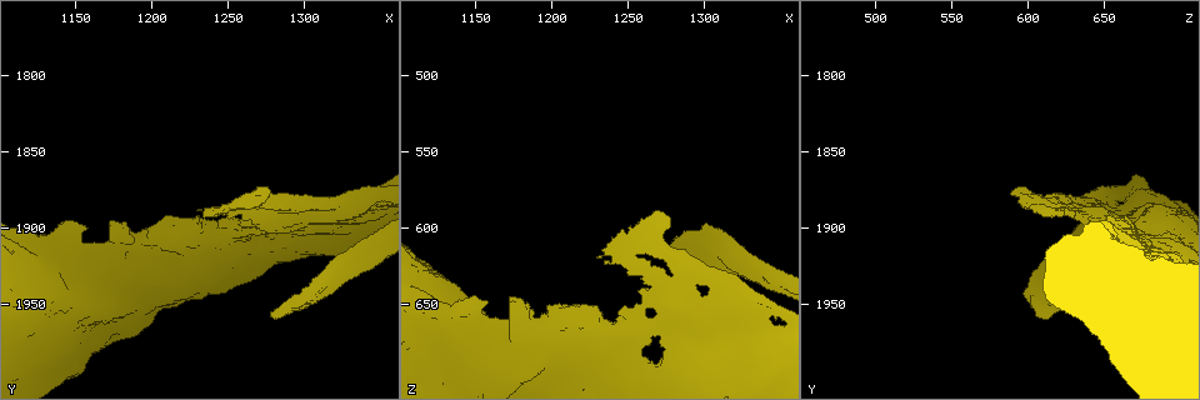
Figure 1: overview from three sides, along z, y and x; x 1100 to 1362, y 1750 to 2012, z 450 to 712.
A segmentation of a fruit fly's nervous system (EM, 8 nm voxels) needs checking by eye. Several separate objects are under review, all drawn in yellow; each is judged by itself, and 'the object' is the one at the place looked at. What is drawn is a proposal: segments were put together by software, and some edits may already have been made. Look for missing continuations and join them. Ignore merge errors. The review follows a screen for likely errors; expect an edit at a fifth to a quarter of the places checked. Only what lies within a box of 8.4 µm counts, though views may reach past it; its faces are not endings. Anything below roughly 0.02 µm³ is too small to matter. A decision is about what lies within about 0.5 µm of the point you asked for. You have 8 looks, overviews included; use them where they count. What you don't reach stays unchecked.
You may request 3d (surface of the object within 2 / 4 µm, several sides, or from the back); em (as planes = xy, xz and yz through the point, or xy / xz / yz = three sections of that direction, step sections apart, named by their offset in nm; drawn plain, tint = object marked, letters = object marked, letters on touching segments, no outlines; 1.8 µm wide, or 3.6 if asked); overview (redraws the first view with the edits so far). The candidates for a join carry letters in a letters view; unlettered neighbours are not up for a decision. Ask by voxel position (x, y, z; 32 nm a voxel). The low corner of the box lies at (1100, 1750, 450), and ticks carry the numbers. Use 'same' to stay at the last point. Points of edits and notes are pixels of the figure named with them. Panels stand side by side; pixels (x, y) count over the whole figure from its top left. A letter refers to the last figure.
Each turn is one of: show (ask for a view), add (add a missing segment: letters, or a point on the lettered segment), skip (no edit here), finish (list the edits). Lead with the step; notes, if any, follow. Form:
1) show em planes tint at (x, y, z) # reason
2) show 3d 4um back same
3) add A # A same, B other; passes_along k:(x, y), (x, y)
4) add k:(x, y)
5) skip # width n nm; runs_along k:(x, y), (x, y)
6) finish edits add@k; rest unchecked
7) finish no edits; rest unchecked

show em planes letters at (1268, 1876, 588) # branch stops here

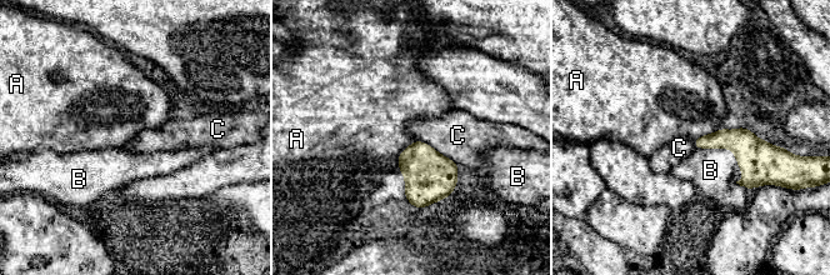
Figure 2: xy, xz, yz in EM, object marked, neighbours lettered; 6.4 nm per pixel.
skip # A other, B other, C other; border 2:(415, 140), (401, 151), (398, 166); none of them fits

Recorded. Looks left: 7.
show em planes letters at (1174, 1900, 646) # thick end

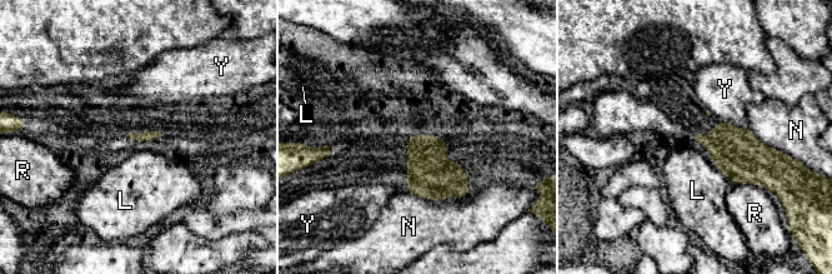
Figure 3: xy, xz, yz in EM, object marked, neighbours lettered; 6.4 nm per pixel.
skip # L other, N other, R other, Y other; border 3:(711, 164), (733, 182); none of them fits

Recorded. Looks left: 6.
show 3d 2um at (1326, 1882, 642) # touches itself

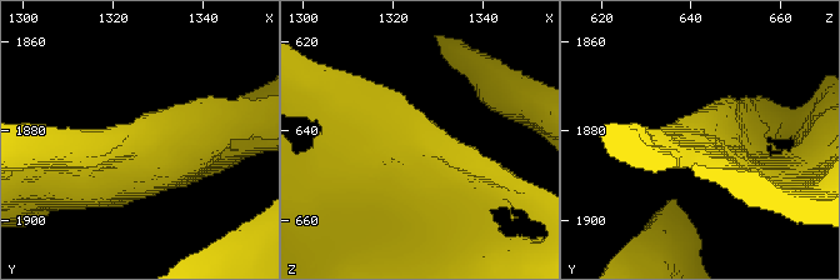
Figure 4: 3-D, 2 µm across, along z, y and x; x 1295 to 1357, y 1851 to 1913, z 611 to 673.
show em 3.6um planes letters at (1325, 1881, 641)

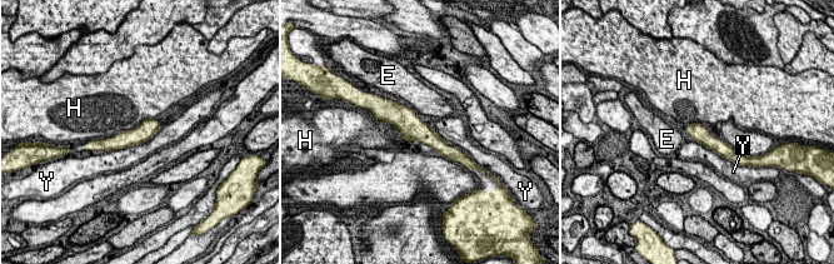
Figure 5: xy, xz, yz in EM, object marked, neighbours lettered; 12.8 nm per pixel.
skip # width 220 nm; longest_contact H 800 nm; E other, H other, Y other; none of them fits

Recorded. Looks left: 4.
finish no edits; rest unchecked

